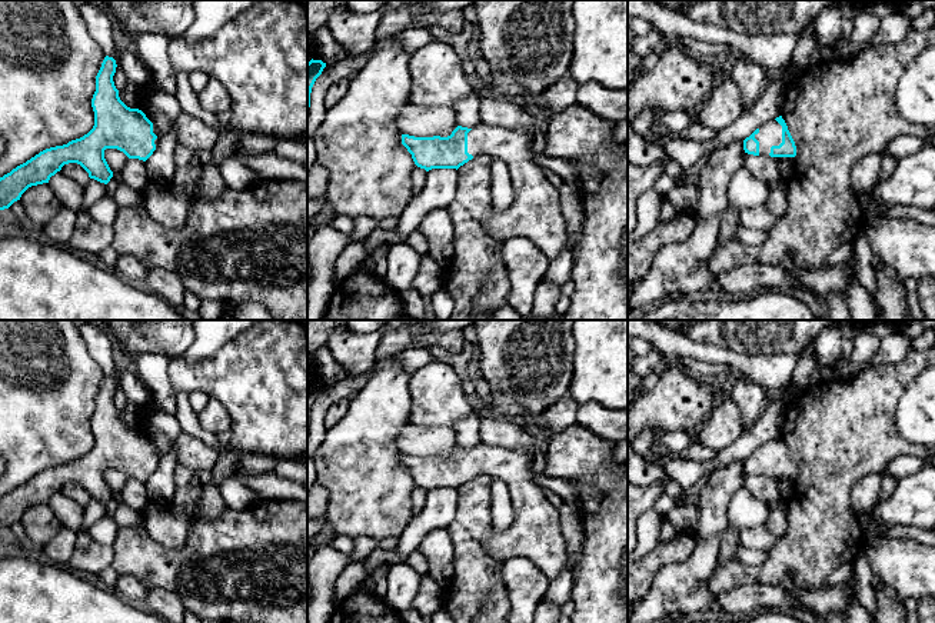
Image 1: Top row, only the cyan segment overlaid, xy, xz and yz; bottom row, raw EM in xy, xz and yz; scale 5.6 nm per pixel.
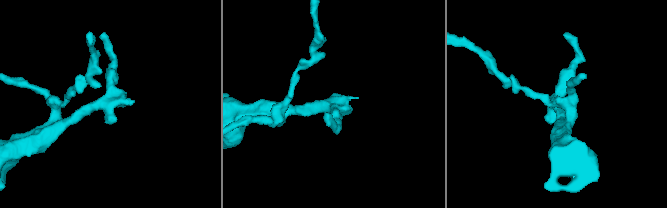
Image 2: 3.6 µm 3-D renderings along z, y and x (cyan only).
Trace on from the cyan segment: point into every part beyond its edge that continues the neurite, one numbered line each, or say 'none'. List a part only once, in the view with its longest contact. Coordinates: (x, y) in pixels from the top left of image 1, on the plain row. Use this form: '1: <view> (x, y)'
1: yz (769, 455)

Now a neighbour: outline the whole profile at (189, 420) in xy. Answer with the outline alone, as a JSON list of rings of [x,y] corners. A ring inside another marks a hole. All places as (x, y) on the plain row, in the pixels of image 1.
[[[176,393],[176,413],[174,416],[180,422],[182,432],[193,437],[200,439],[213,449],[220,449],[219,437],[207,430],[204,430],[199,422],[199,414],[196,414],[189,402],[189,393]]]

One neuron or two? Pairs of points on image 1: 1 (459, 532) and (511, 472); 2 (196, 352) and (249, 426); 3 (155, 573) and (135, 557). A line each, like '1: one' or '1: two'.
1: two
2: two
3: one

